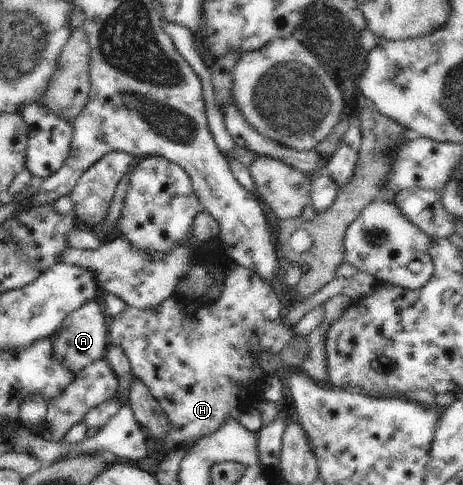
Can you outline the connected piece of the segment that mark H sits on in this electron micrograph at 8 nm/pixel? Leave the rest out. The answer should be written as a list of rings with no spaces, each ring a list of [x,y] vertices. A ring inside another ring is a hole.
[[[237,266],[233,274],[227,276],[222,286],[224,288],[222,293],[209,302],[174,294],[168,296],[156,307],[140,309],[127,305],[123,311],[114,317],[108,318],[109,344],[123,349],[125,356],[129,359],[134,378],[140,380],[148,388],[150,395],[159,402],[160,407],[165,411],[169,419],[170,431],[164,439],[159,441],[161,444],[159,450],[161,452],[171,452],[181,447],[190,449],[202,438],[209,437],[215,431],[218,431],[230,418],[238,418],[238,416],[241,416],[241,413],[249,410],[249,408],[253,408],[254,402],[257,402],[258,398],[263,395],[263,380],[265,380],[265,376],[269,376],[268,372],[257,362],[260,358],[260,353],[271,352],[275,355],[280,355],[281,350],[287,344],[291,345],[295,338],[292,327],[281,318],[281,295],[271,286],[270,282],[263,280],[256,272],[253,272],[253,269]]]

